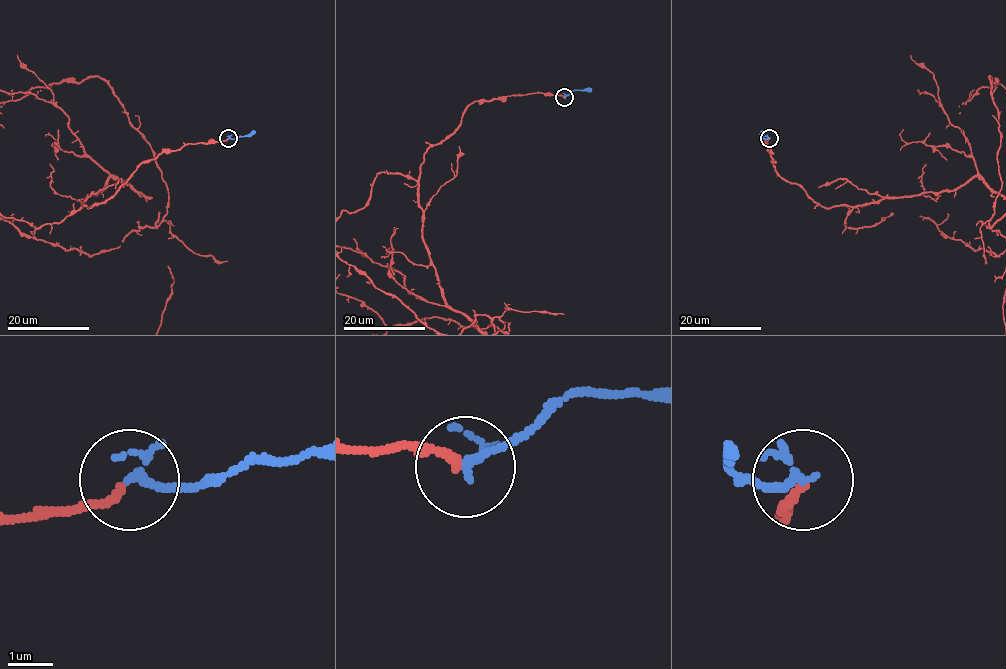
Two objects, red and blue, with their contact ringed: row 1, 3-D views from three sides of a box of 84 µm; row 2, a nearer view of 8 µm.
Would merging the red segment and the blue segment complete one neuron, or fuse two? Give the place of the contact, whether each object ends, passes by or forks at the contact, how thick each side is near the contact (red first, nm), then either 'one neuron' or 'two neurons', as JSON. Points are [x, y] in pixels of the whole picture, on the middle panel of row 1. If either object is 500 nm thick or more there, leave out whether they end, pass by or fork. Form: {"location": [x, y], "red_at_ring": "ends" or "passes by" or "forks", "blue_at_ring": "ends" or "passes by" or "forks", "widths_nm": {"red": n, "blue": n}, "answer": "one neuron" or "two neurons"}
{"location": [564, 97], "red_at_ring": "ends", "blue_at_ring": "passes by", "widths_nm": {"red": 180, "blue": 160}, "answer": "one neuron"}

